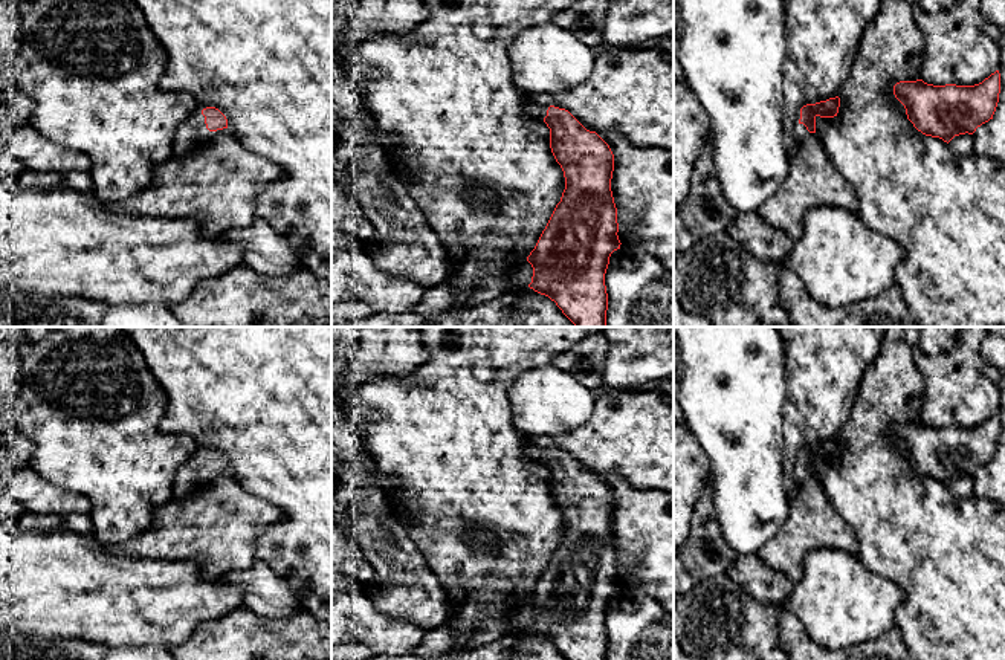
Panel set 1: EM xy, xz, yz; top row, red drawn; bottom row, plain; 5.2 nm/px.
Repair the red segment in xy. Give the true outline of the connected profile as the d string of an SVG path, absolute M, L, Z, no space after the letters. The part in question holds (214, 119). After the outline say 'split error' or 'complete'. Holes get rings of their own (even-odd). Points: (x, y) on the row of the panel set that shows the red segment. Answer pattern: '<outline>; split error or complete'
M206 107L182 122L174 136L174 156L183 157L197 150L209 131L228 128L226 116L215 107Z; split error

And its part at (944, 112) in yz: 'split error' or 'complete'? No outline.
complete

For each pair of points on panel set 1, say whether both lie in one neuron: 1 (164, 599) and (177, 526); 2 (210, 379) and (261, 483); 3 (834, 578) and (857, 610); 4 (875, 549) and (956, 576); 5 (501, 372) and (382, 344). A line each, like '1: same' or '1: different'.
1: different
2: same
3: same
4: same
5: different

